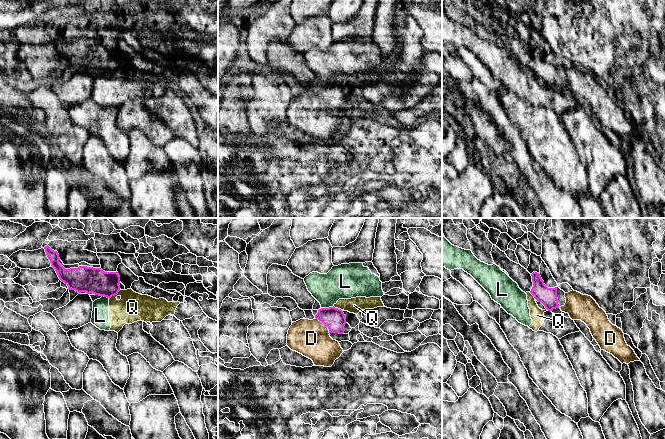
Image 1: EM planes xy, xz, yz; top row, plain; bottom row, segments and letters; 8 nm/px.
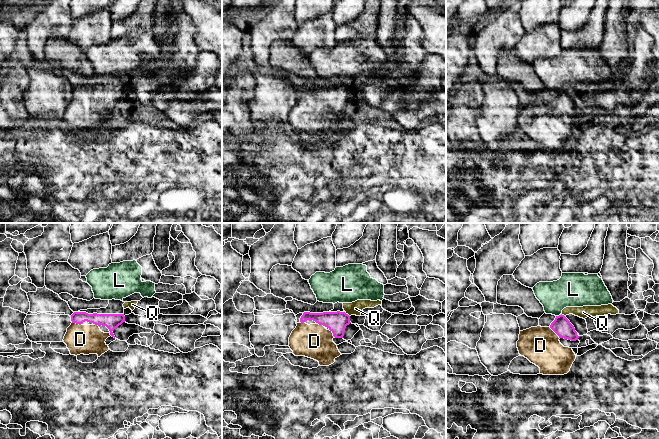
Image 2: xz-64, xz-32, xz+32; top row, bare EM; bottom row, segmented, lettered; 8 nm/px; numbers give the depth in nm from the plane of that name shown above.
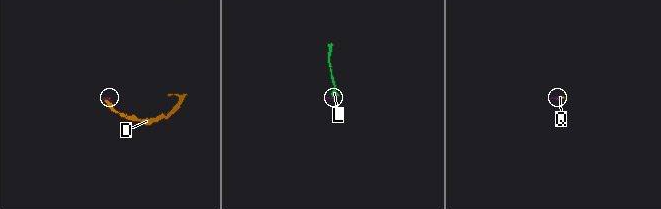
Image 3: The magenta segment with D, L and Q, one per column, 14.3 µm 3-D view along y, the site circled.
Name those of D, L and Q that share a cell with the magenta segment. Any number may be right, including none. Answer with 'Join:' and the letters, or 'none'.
Join: D

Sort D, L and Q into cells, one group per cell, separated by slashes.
D / L Q

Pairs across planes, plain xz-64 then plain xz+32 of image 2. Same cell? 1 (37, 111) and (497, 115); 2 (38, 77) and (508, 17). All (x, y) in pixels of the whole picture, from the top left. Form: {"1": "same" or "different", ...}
{"1": "same", "2": "different"}

